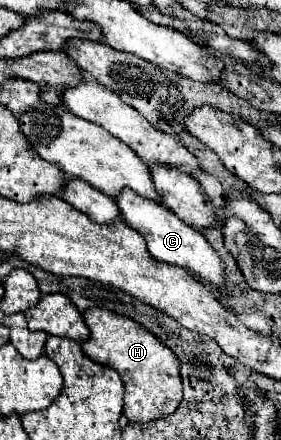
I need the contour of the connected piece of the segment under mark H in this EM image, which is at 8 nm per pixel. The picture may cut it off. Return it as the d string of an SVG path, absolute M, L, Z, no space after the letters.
M89 308L83 312L83 320L91 332L91 338L81 342L83 352L99 362L115 368L125 382L125 408L123 414L129 422L151 422L165 418L177 410L181 404L181 374L179 360L171 348L167 348L159 338L149 334L139 322L119 316L105 308Z

